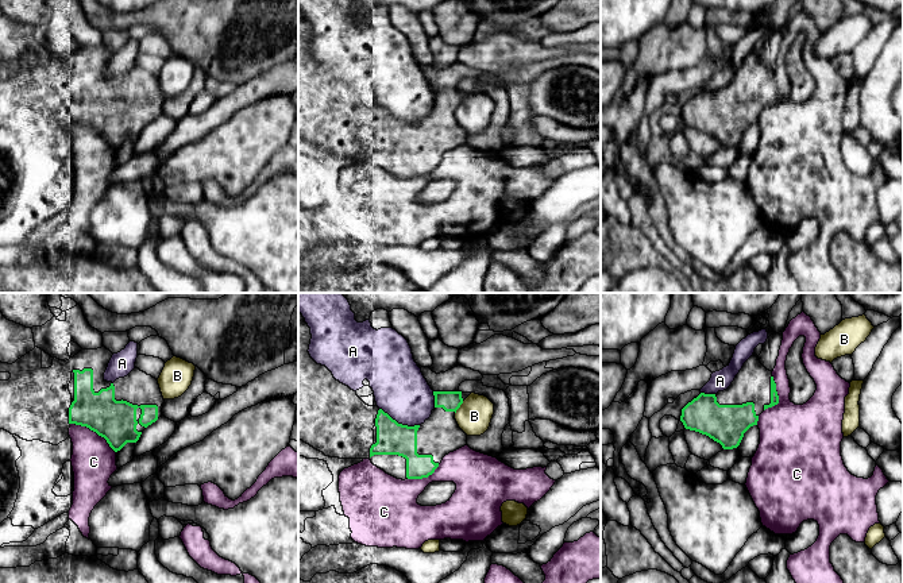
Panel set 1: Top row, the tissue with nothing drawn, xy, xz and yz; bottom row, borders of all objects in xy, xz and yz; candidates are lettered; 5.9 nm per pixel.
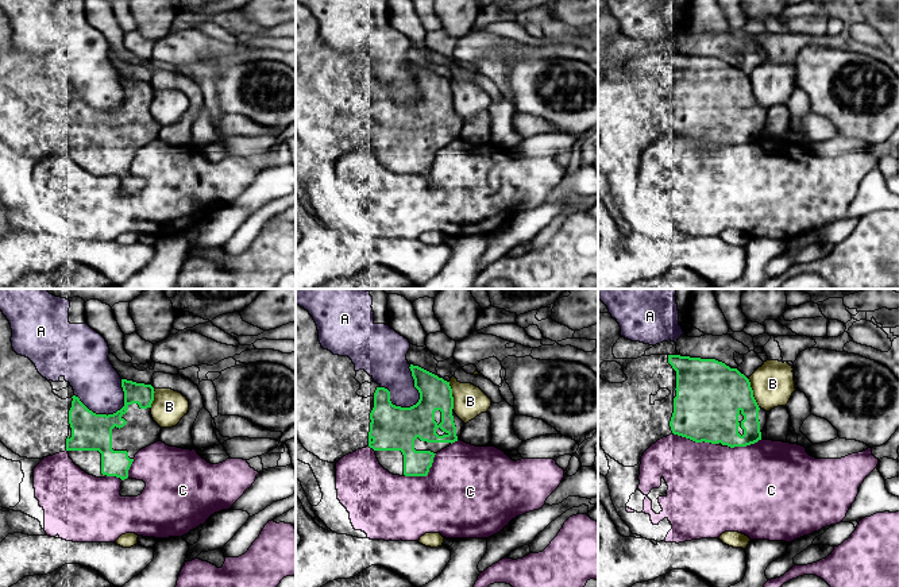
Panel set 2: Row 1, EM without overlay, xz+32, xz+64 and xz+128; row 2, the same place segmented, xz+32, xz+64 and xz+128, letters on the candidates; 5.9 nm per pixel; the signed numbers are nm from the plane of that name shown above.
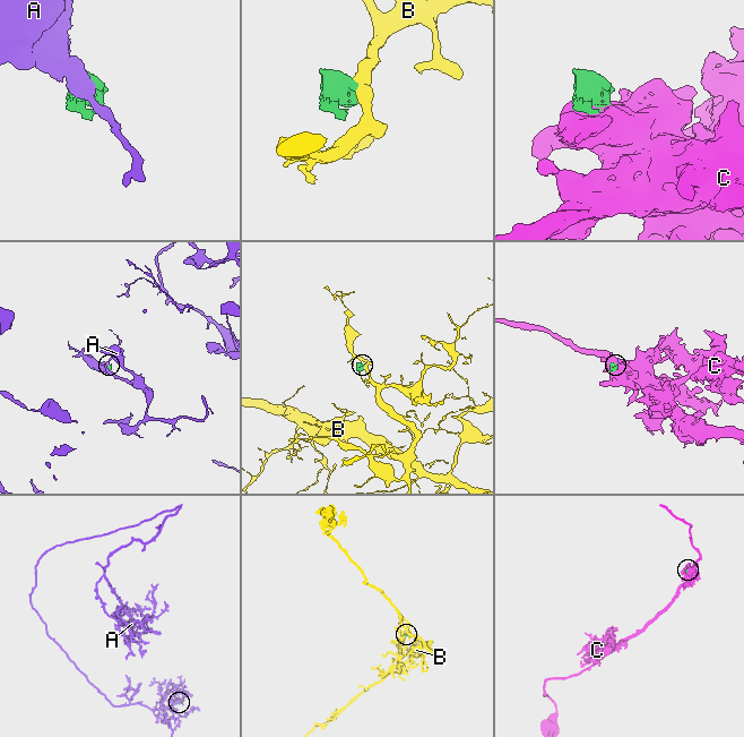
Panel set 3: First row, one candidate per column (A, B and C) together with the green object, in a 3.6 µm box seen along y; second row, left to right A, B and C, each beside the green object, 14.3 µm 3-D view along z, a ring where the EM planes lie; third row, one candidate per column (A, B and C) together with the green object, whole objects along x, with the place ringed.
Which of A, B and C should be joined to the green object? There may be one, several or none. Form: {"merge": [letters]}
{"merge": []}

